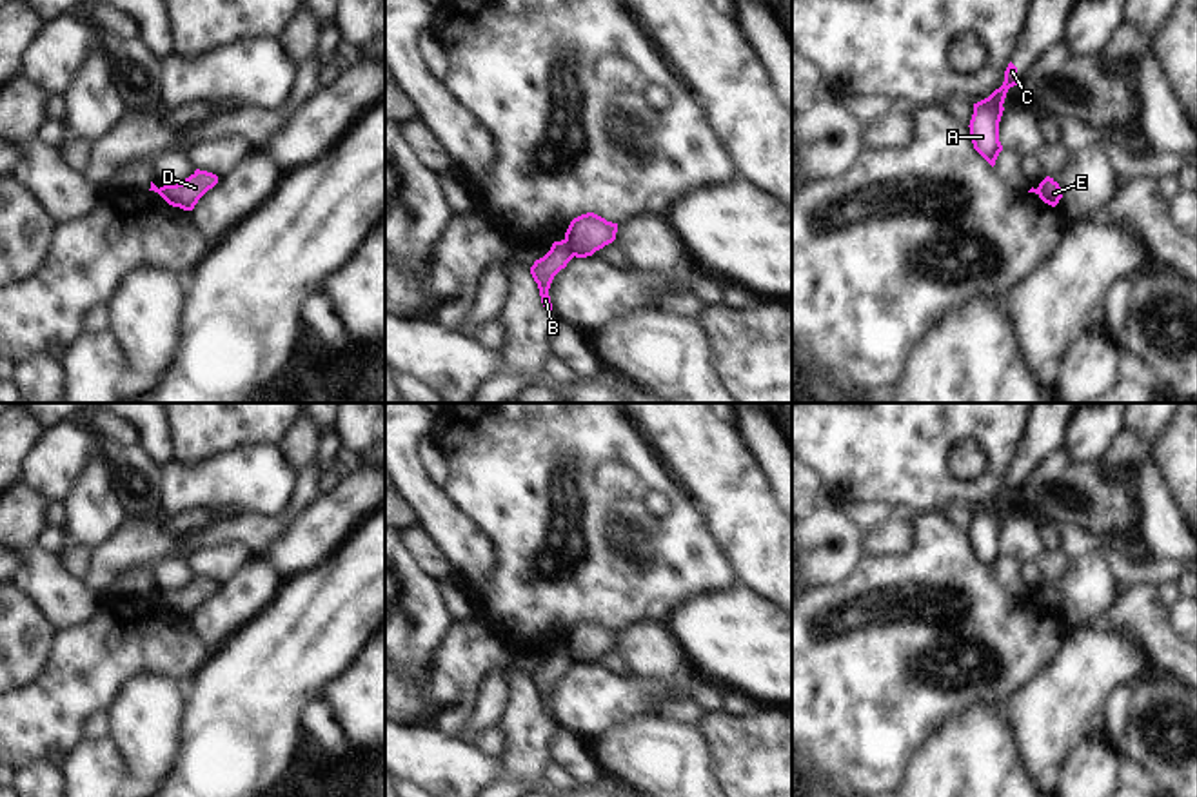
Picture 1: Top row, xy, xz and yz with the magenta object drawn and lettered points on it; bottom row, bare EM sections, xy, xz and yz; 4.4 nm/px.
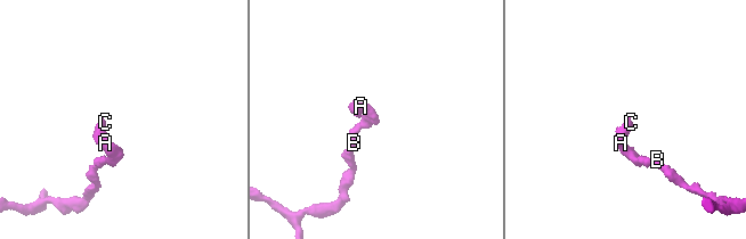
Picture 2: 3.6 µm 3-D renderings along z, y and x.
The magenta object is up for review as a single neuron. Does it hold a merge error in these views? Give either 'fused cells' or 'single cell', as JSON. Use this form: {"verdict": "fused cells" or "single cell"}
{"verdict": "fused cells"}

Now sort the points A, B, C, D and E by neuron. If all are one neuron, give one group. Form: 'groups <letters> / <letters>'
groups A C D / B E

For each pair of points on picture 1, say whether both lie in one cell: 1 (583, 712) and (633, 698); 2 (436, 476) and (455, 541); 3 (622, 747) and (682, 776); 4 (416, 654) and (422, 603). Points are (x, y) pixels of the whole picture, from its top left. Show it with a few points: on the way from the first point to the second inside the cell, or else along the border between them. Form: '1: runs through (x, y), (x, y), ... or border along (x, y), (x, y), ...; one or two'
1: runs through (596, 699), (620, 699); one
2: border along (418, 447), (418, 462), (424, 474), (442, 487); two
3: runs through (636, 752), (647, 752), (667, 761); one
4: runs through (416, 641), (420, 616); one

